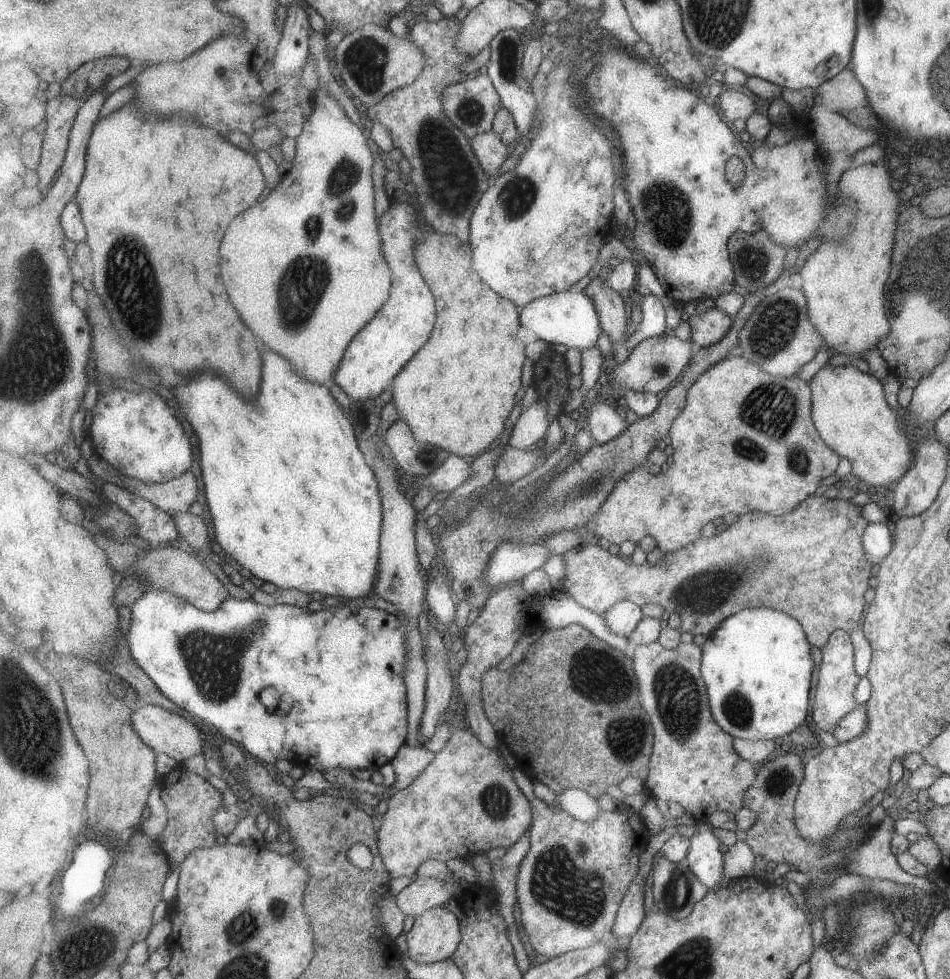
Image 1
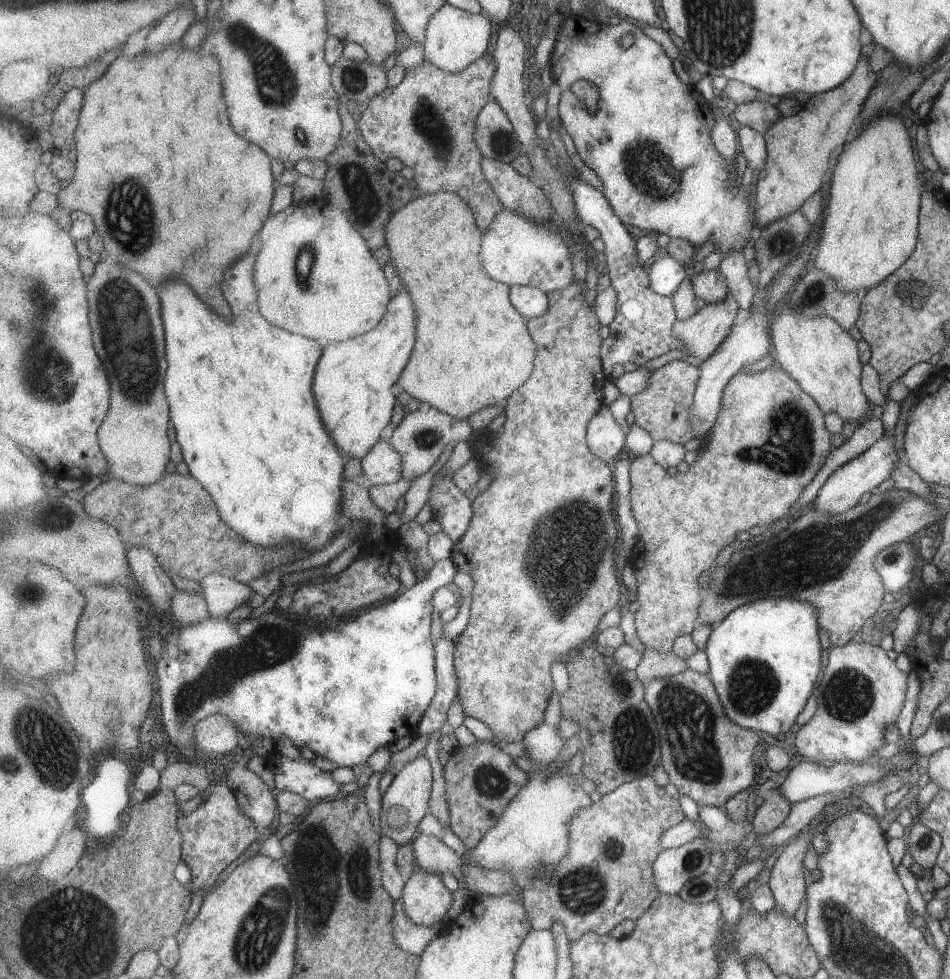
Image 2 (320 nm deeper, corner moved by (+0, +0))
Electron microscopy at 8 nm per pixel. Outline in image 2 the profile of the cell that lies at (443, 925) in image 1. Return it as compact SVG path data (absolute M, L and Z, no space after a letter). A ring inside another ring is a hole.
M417 869L408 878L403 901L413 922L429 926L447 919L453 894L443 884L441 875Z

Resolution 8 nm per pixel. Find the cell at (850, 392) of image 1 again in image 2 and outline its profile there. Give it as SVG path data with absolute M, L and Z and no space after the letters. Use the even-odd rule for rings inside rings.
M783 307L780 310L780 313L774 314L774 320L771 324L771 331L773 336L773 350L774 350L774 359L775 365L779 366L781 370L788 373L793 380L797 381L798 384L809 396L813 397L813 400L817 401L817 404L820 405L821 410L823 412L835 412L838 414L842 420L857 420L865 410L867 410L867 400L865 400L865 396L863 396L863 392L861 392L861 388L859 388L859 374L861 374L861 362L857 360L857 348L855 348L855 342L853 342L853 337L846 331L840 327L840 324L837 324L837 321L834 321L831 317L824 316L814 316L814 317L806 317L802 315L799 311L794 311L789 307Z

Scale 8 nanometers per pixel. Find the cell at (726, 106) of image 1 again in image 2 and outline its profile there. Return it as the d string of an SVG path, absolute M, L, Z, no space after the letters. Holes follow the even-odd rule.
M753 99L751 102L737 105L734 118L738 126L751 127L765 134L782 116L776 105L773 106L763 99Z

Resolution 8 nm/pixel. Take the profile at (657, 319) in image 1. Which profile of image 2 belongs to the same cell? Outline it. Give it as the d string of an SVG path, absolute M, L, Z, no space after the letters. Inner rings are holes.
M666 253L651 267L650 279L652 290L658 295L669 296L690 275L687 263L681 263L671 254Z

